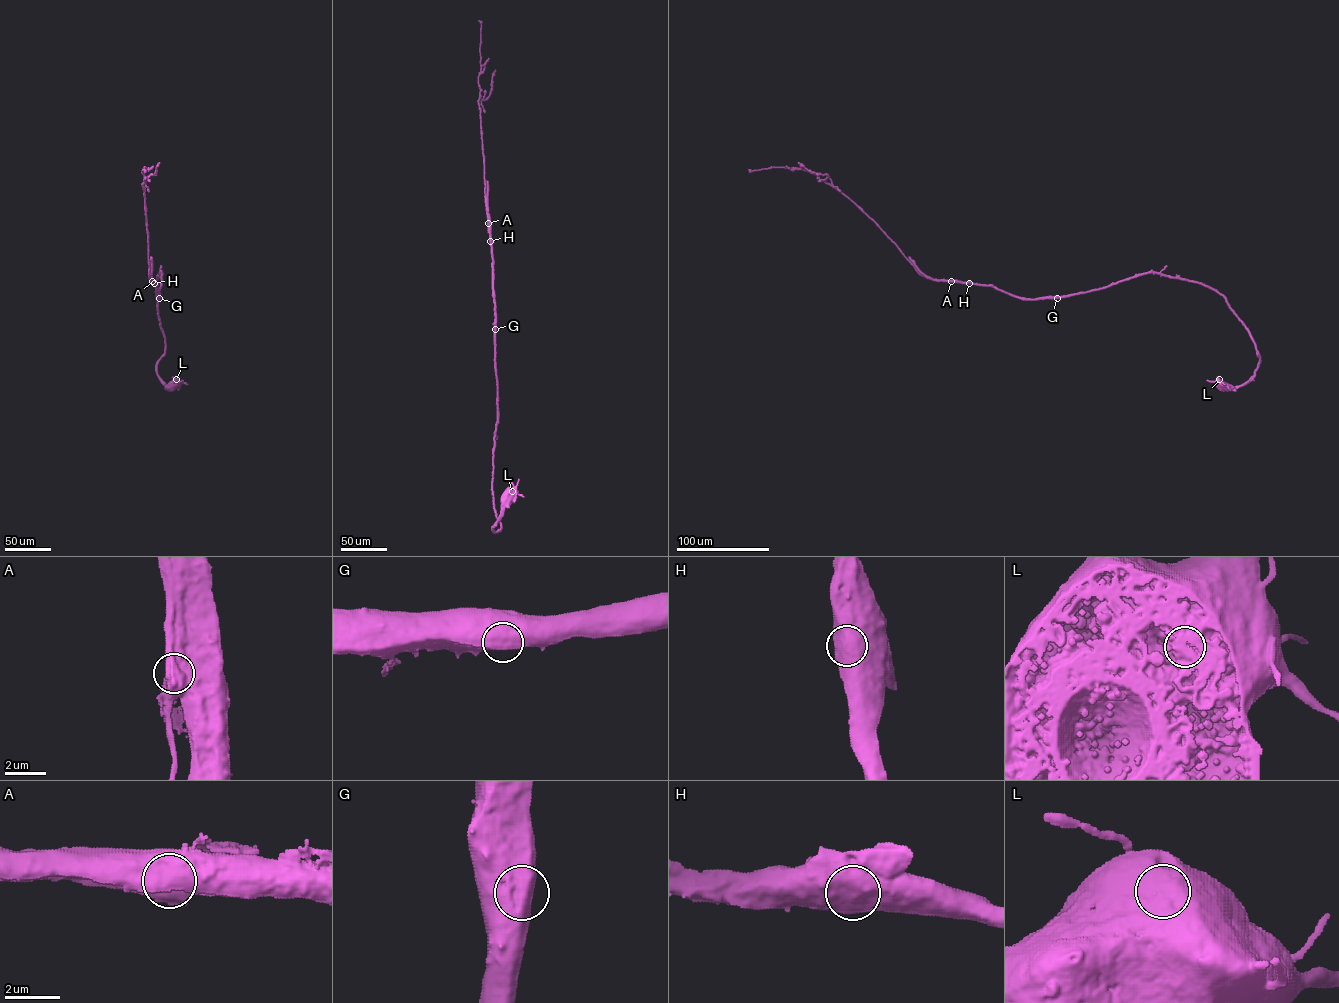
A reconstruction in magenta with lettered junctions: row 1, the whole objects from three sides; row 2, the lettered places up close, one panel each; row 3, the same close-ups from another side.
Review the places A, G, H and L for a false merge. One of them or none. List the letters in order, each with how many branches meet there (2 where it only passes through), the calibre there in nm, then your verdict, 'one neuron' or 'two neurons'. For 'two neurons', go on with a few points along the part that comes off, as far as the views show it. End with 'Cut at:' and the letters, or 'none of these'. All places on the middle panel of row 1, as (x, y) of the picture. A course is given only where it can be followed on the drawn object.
A: 1 branches meet; 1150 nm thick; two neurons; foreign part runs (488, 223), (478, 103), (481, 25), (478, 21)
G: 1 branches meet; 1050 nm thick; one neuron
H: 1 branches meet; 900 nm thick; one neuron
L: 1 branches meet; 1000 nm thick; one neuron
Cut at: A

